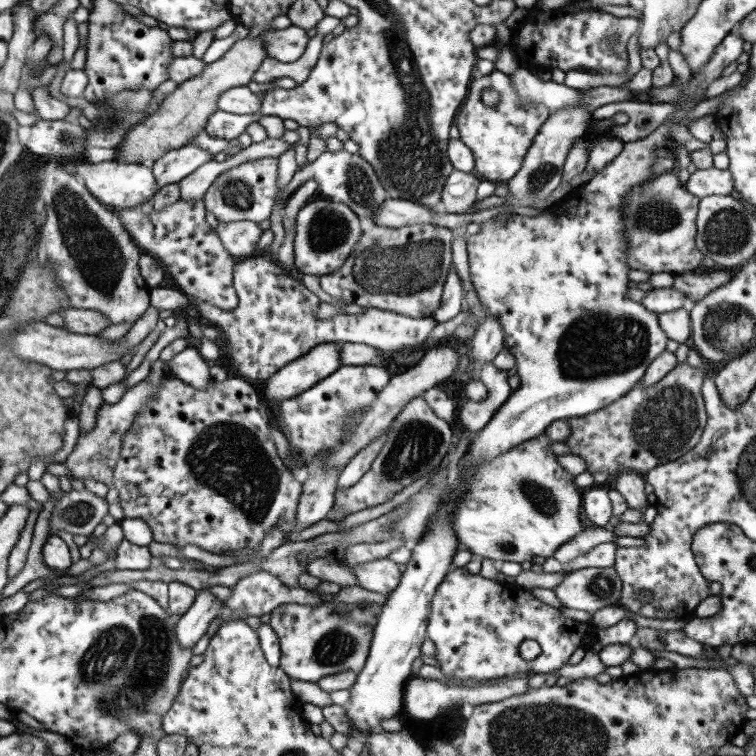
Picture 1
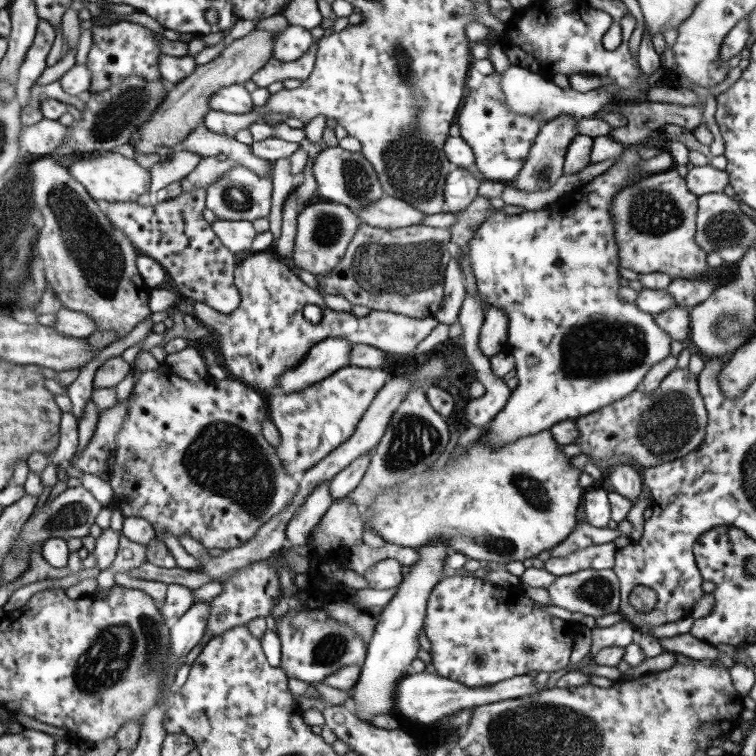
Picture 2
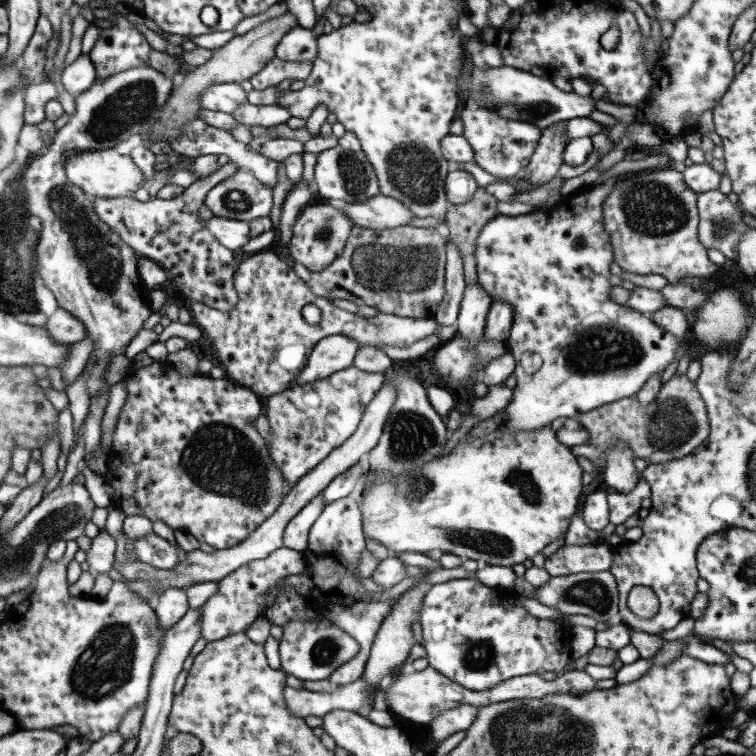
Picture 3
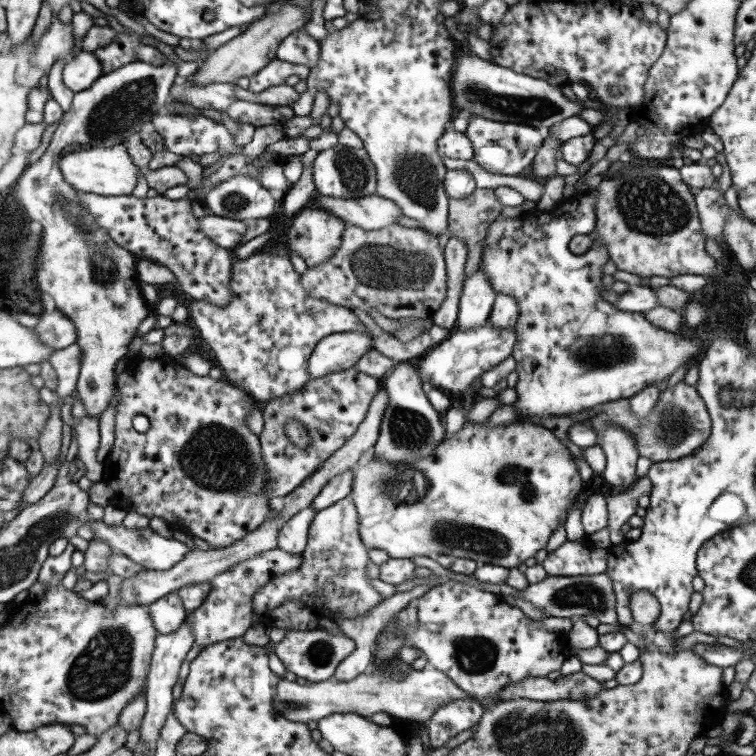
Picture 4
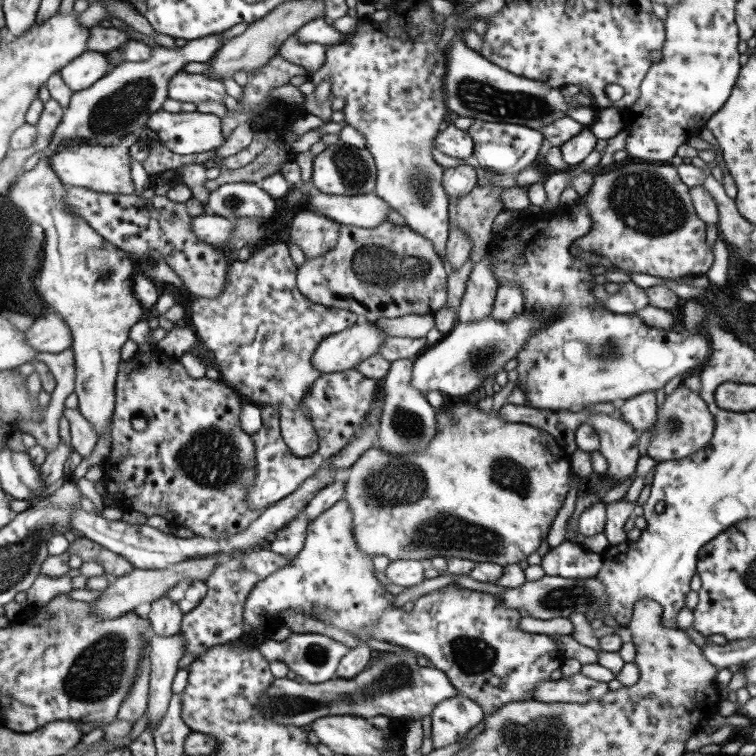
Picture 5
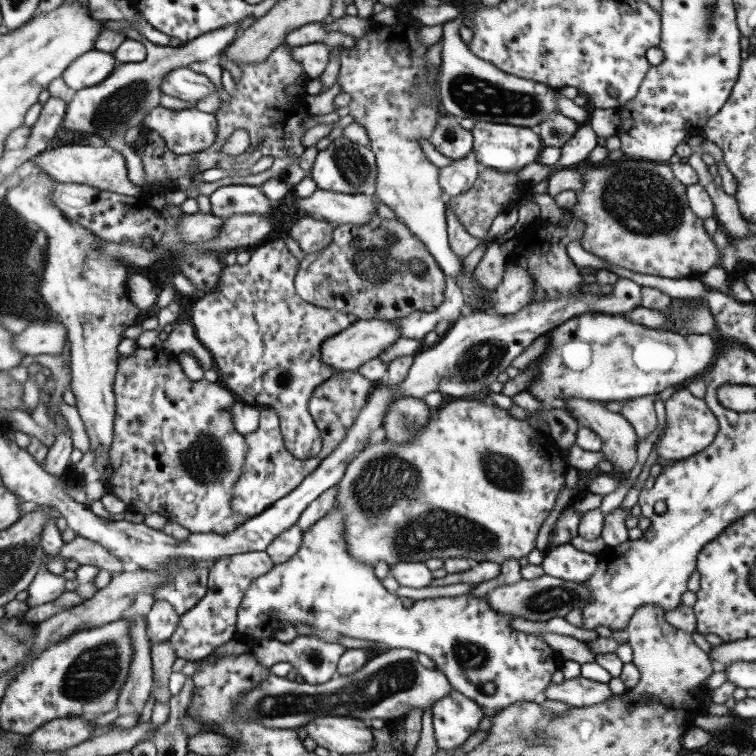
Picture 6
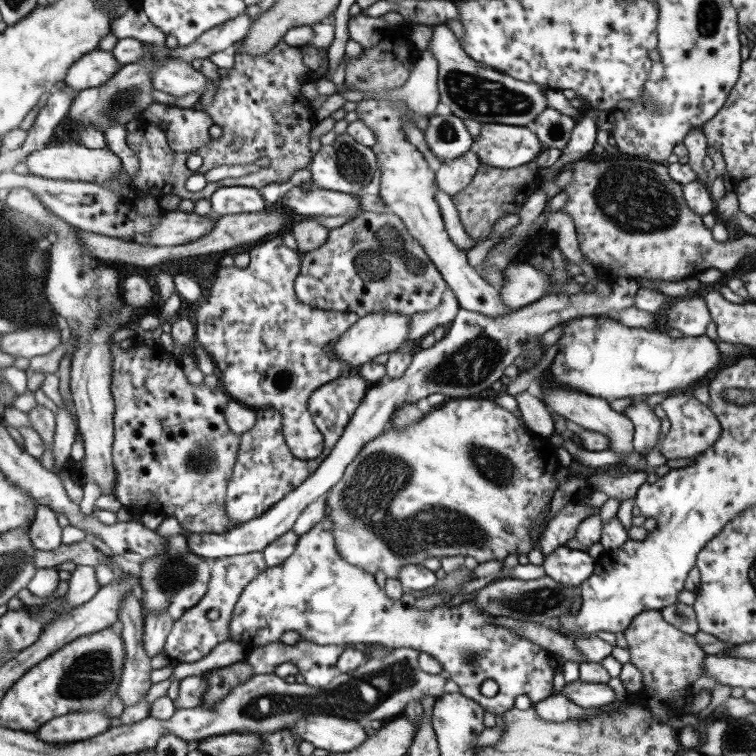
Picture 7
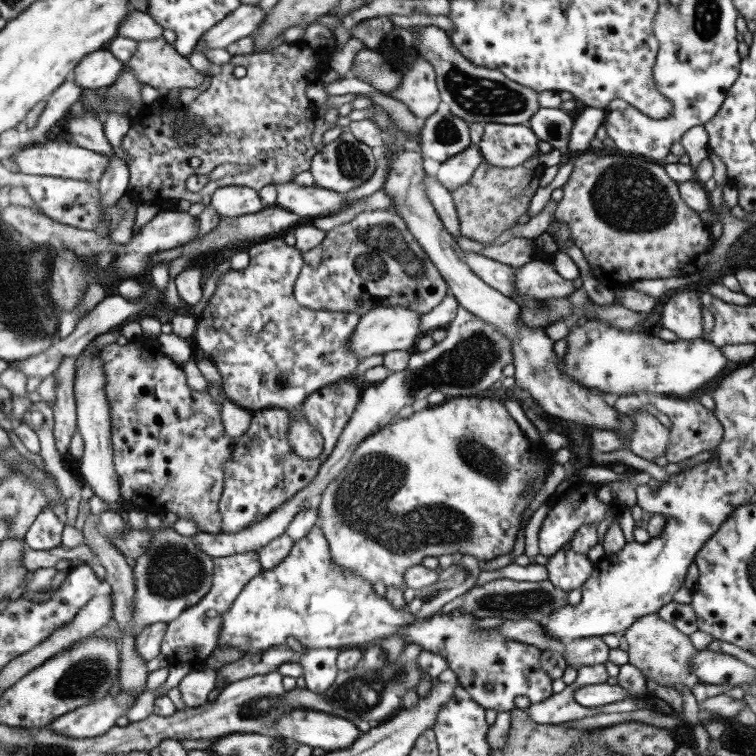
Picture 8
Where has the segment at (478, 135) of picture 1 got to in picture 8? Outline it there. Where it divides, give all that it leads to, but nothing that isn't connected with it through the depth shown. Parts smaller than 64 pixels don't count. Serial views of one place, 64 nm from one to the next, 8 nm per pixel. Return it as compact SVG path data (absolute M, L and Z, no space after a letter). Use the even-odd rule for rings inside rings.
M488 123L478 146L486 162L512 168L540 152L538 141L527 124Z

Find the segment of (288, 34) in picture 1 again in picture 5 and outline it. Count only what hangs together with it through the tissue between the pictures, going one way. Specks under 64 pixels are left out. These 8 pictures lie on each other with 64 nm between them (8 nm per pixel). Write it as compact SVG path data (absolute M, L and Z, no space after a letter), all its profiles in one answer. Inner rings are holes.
M296 36L288 37L279 49L278 54L285 60L306 68L308 75L322 68L326 61L327 47L317 43L300 43Z

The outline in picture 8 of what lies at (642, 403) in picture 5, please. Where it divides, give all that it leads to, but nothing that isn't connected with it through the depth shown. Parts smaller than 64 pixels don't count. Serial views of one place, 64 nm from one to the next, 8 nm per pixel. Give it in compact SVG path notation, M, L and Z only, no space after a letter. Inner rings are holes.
M642 411L631 418L636 433L628 446L629 450L635 456L640 456L644 461L649 462L655 462L656 458L665 456L670 444L671 431L648 411Z

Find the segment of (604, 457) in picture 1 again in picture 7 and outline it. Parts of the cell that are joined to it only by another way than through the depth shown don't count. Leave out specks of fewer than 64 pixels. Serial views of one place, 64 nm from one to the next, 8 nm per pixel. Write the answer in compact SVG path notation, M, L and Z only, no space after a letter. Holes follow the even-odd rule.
M692 392L670 394L661 404L672 426L662 442L661 452L666 459L676 460L700 456L721 436L722 428L709 406L701 404Z

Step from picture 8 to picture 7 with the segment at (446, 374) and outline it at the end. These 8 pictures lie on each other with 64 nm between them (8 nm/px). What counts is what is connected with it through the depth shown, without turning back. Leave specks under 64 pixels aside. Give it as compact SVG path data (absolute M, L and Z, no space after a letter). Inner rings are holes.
M618 278L613 282L612 292L607 297L600 297L594 292L546 295L496 320L461 308L456 318L448 324L444 338L437 340L430 348L417 349L413 353L413 360L404 375L370 385L350 423L344 428L338 443L306 481L286 494L282 500L278 500L269 511L263 512L262 516L231 528L226 533L190 533L187 537L190 551L213 561L217 558L248 554L267 548L274 540L292 529L298 515L312 501L327 494L330 488L340 481L346 468L362 451L362 447L382 435L384 426L393 420L395 412L402 406L415 404L436 393L443 394L448 399L473 398L485 389L496 387L499 385L500 378L504 376L504 370L520 356L522 345L530 337L542 336L550 328L577 316L603 316L611 314L612 311L630 308L634 306L634 295L639 288L638 282L634 279Z

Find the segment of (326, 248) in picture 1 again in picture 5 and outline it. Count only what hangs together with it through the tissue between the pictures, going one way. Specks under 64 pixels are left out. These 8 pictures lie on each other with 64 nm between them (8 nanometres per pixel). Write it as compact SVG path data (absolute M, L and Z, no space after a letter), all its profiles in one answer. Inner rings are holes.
M303 209L292 220L289 240L303 250L306 259L310 259L328 253L338 242L338 231L338 222Z

